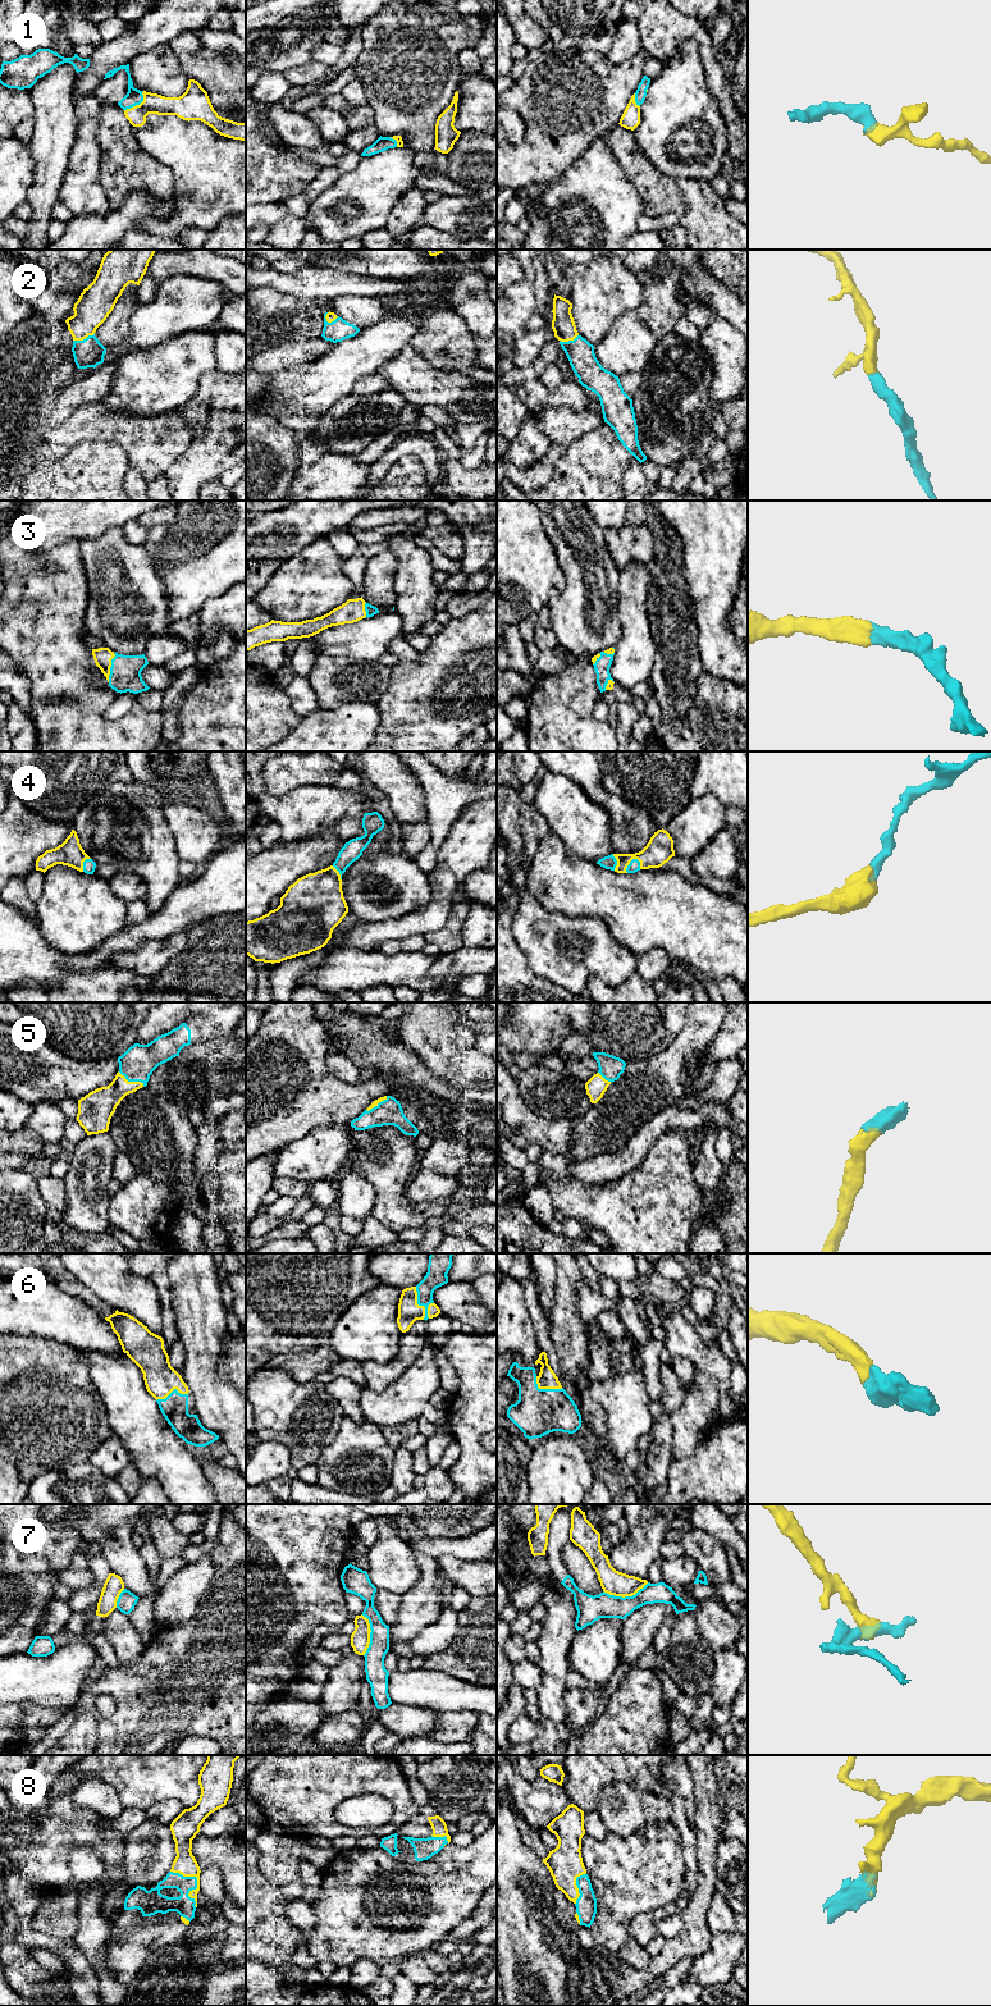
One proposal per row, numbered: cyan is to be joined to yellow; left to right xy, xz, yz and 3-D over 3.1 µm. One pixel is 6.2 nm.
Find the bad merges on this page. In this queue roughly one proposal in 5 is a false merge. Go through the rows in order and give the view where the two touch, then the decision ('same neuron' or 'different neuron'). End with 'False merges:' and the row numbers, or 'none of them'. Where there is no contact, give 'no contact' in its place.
1: meets yellow in xy; same neuron
2: meets yellow in xy; same neuron
3: meets yellow in xy; same neuron
4: meets yellow in yz; same neuron
5: meets yellow in xy; same neuron
6: meets yellow in xz; same neuron
7: meets yellow in yz; different neuron
8: meets yellow in xy; same neuron
False merges: 7

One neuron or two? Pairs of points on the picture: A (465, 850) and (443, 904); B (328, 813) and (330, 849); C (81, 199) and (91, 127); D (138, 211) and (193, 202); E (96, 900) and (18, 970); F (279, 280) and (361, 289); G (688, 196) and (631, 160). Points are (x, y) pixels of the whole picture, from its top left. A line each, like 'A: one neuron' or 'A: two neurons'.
A: one neuron
B: two neurons
C: one neuron
D: two neurons
E: two neurons
F: one neuron
G: one neuron

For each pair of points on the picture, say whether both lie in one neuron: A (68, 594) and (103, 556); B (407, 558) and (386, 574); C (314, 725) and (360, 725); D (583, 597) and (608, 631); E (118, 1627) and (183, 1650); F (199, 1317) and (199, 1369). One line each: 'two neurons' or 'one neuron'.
A: two neurons
B: two neurons
C: one neuron
D: one neuron
E: two neurons
F: one neuron

